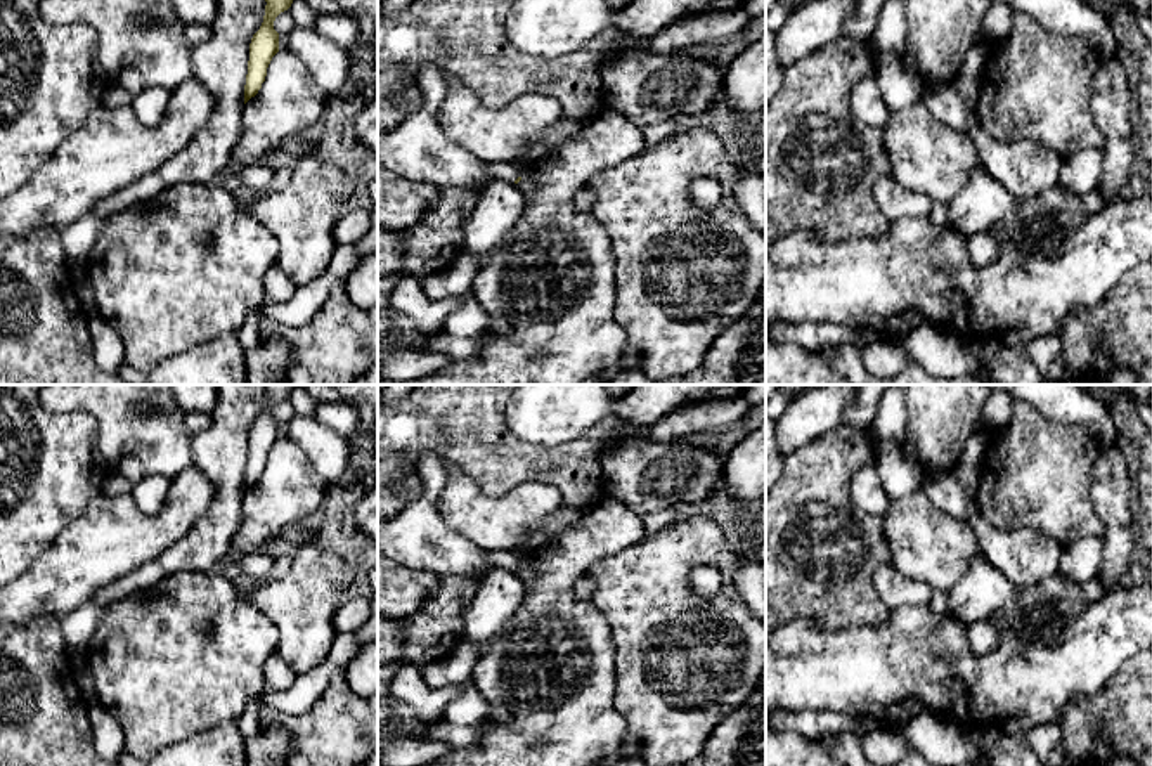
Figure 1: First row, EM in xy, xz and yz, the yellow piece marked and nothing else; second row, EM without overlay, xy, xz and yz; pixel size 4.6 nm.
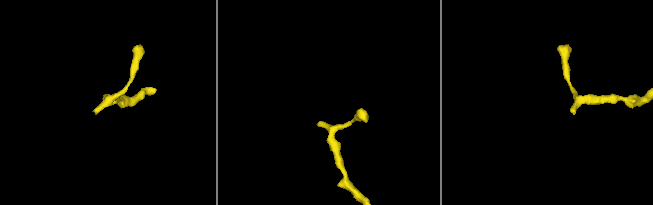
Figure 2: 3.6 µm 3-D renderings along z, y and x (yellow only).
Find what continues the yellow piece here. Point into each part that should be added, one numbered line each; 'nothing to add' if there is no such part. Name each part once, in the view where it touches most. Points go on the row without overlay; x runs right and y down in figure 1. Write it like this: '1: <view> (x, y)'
1: xz (508, 560)

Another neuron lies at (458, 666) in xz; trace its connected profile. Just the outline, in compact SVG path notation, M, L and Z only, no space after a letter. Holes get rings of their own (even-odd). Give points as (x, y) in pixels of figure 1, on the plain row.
M459 638L450 653L424 665L423 678L431 688L463 685L471 679L473 669L482 655L482 646Z

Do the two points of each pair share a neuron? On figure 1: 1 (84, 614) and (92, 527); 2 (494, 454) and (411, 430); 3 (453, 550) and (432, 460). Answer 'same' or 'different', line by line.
1: different
2: same
3: same

